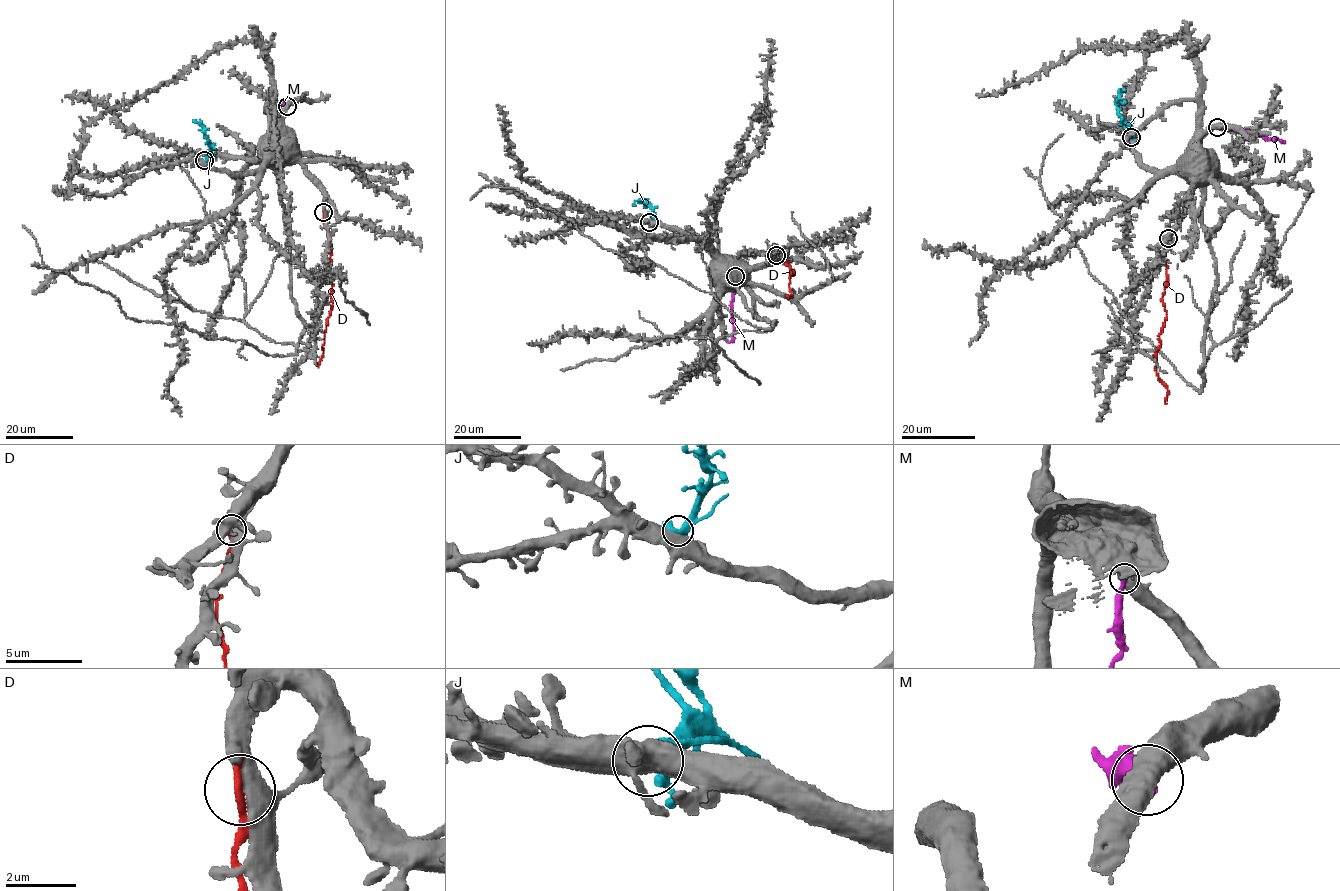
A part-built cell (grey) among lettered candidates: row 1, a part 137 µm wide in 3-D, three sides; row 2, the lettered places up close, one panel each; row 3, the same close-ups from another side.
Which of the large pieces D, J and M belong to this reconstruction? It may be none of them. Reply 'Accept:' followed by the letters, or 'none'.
Accept: none

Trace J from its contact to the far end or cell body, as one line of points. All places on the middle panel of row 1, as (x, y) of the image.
J: (649, 222), (654, 216), (647, 201), (636, 200), (631, 204)

